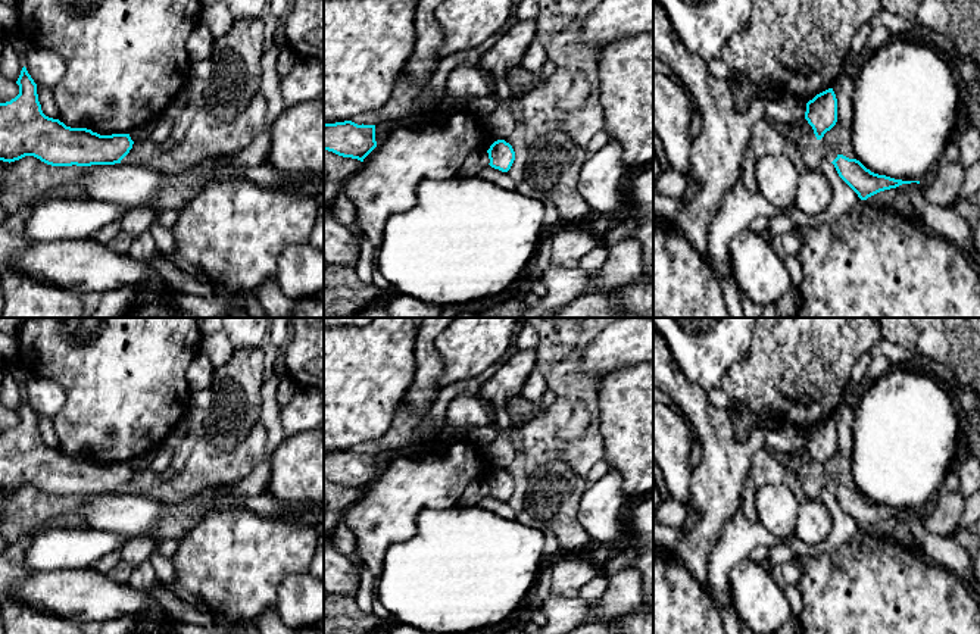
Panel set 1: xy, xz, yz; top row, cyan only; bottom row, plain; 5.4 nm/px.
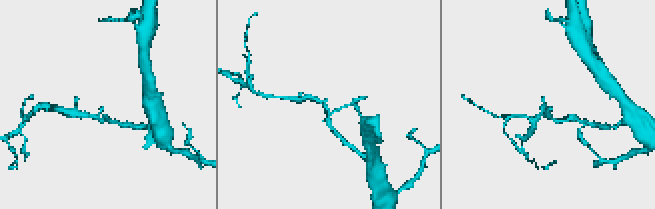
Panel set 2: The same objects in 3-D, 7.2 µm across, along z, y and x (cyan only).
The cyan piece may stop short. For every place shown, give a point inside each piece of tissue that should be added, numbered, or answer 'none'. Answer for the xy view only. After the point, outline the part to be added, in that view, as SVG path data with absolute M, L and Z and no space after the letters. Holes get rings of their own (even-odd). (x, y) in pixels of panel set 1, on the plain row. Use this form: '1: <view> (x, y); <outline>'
none

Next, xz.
none

